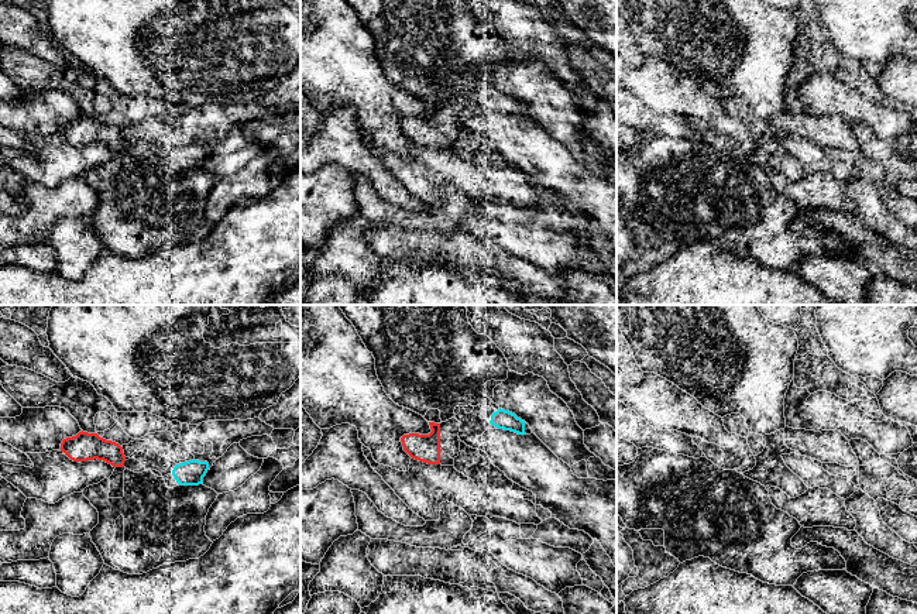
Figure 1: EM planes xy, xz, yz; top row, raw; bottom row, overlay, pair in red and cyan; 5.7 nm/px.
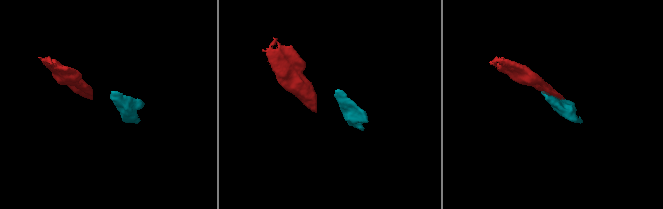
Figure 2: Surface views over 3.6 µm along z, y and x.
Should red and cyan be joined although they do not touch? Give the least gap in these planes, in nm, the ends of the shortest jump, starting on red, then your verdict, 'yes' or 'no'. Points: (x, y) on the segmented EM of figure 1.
280 nm | xy (124, 460), (172, 470) | yes

